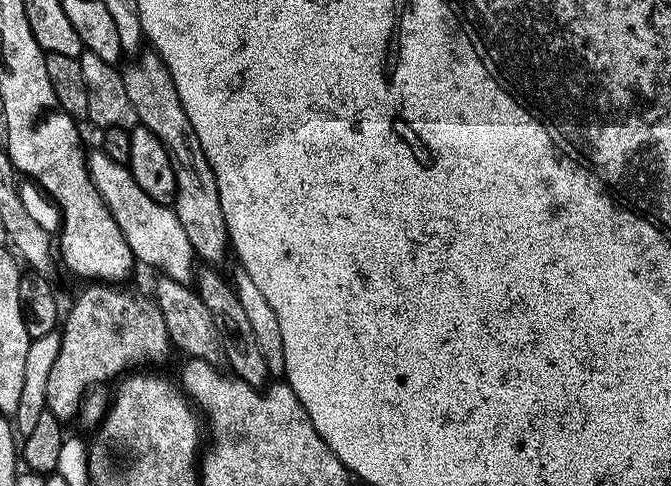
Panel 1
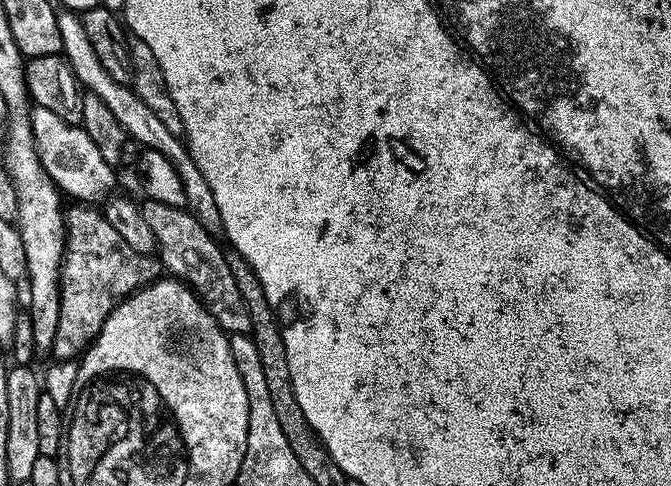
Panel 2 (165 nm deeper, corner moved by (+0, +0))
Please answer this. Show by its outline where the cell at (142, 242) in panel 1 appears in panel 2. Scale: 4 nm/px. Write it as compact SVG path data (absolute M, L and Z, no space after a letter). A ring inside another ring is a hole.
M36 108L32 114L32 129L36 135L36 149L40 151L40 161L65 197L73 196L76 199L73 201L96 206L100 199L103 201L113 195L117 169L106 162L102 150L98 150L94 138L90 138L83 127L62 122L58 114L50 114L50 110Z

